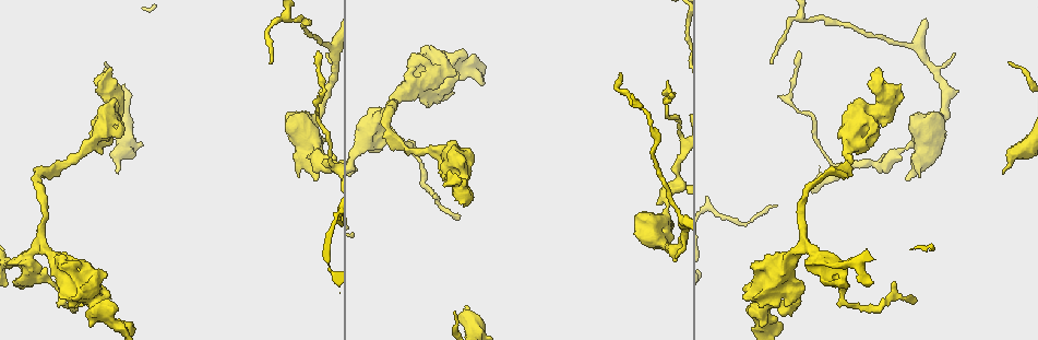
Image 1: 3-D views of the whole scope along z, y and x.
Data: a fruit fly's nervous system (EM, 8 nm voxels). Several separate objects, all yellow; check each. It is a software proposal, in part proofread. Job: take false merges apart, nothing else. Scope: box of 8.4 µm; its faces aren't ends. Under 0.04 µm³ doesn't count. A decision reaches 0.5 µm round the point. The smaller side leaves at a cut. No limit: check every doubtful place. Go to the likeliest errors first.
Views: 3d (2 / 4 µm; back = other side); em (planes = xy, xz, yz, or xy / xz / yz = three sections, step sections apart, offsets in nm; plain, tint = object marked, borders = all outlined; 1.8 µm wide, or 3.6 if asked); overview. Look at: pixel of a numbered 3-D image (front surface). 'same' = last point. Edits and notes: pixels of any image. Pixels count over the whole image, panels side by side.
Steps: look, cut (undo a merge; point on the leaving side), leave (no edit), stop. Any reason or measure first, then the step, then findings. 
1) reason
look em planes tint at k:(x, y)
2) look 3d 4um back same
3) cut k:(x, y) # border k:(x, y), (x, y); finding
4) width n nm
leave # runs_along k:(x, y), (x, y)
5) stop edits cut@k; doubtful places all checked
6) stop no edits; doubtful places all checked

calibre changes
look em planes tint at 1:(803, 249)

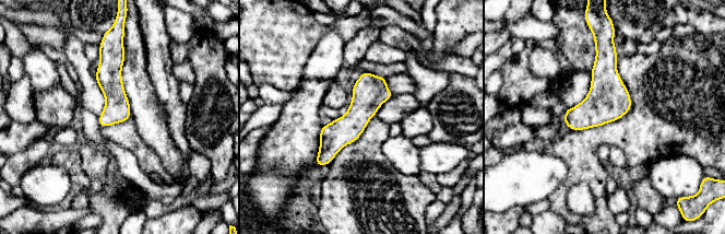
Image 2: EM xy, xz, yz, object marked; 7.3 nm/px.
leave # runs_along 2:(383, 80), (319, 162); continuous, no second neuron

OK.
thick turns thin
look em xy step 16 plain at 1:(38, 274)

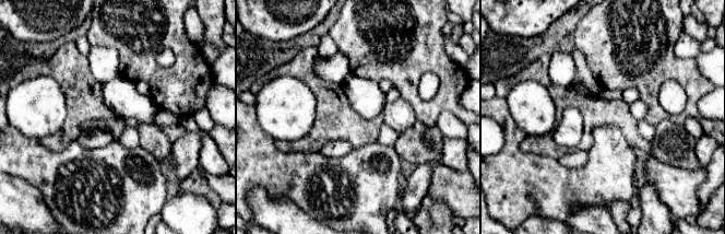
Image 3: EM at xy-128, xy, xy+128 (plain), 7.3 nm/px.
with the object marked
look em xy step 16 tint same

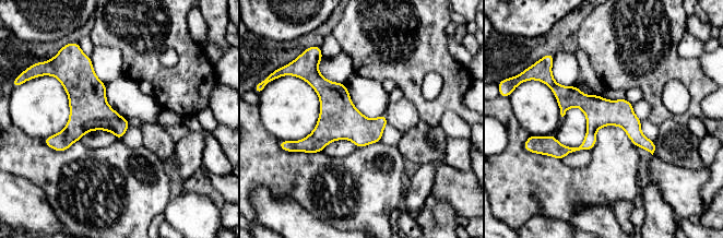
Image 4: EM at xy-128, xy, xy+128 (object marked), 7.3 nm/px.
leave # continuous, no second neuron

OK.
thick turns thin
look em xz step 8 borders at 1:(100, 308)

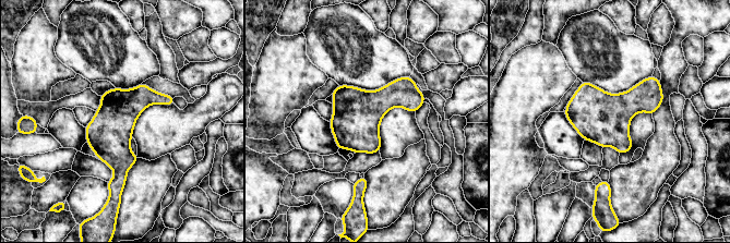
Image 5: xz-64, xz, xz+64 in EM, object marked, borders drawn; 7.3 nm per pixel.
leave # one neuron here

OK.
look em 3.6um planes tint at 1:(933, 143)

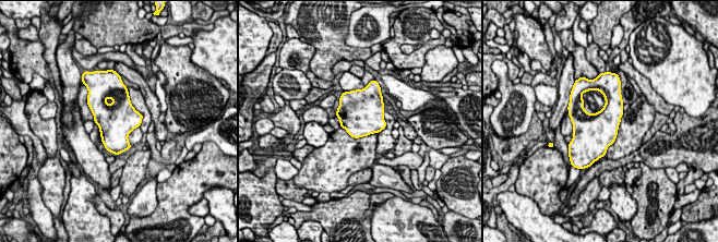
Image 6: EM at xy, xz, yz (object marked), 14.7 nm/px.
width 550 nm
leave # all the same neuron

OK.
abrupt turn
look 3d 4um at 1:(66, 274)

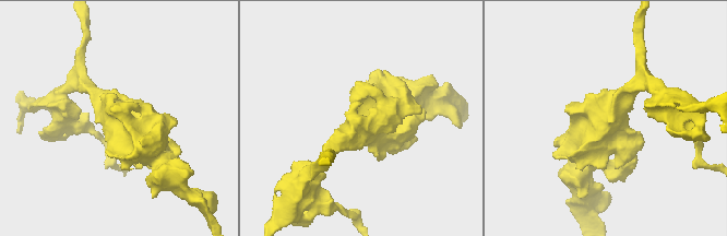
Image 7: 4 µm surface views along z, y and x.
look em 3.6um xy step 4 tint at 7:(608, 119)

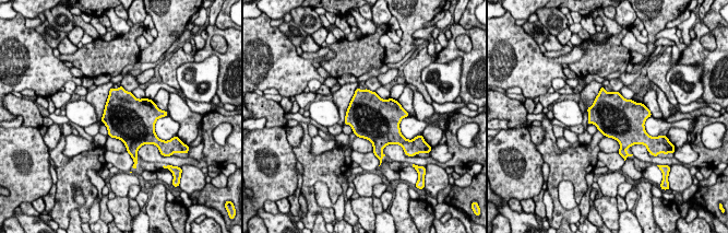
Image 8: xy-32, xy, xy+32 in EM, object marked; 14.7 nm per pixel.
look em 3.6um planes tint same

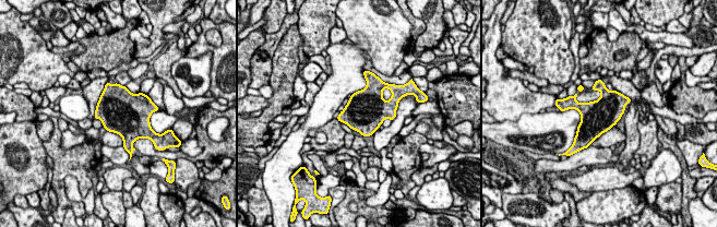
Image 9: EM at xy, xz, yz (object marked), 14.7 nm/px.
leave # all the same neuron

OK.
a fork
look em yz step 8 tint at 1:(323, 169)

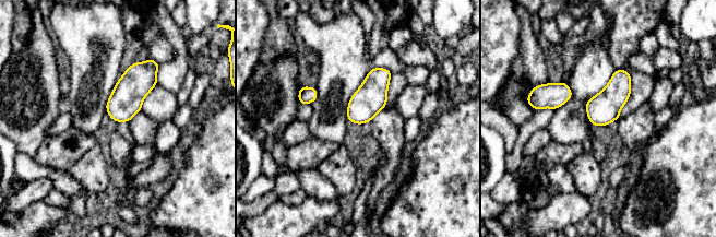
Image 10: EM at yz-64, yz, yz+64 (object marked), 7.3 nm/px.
leave # all the same neuron

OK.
stop no edits; doubtful places all checked

